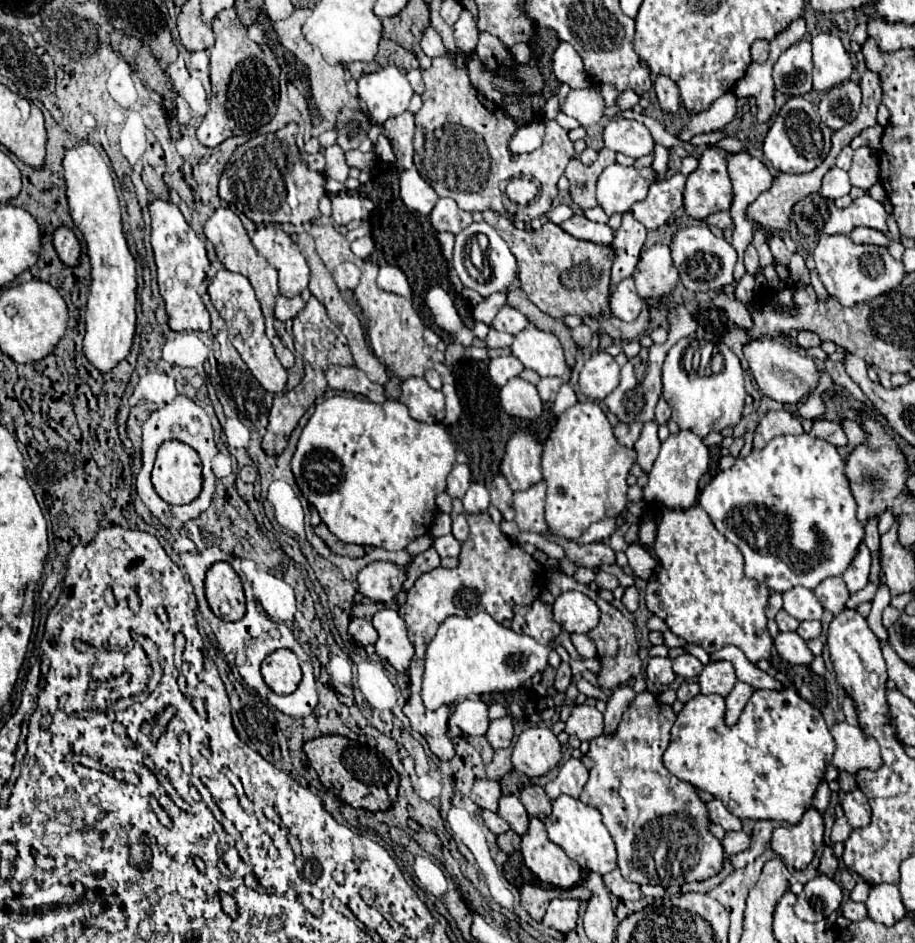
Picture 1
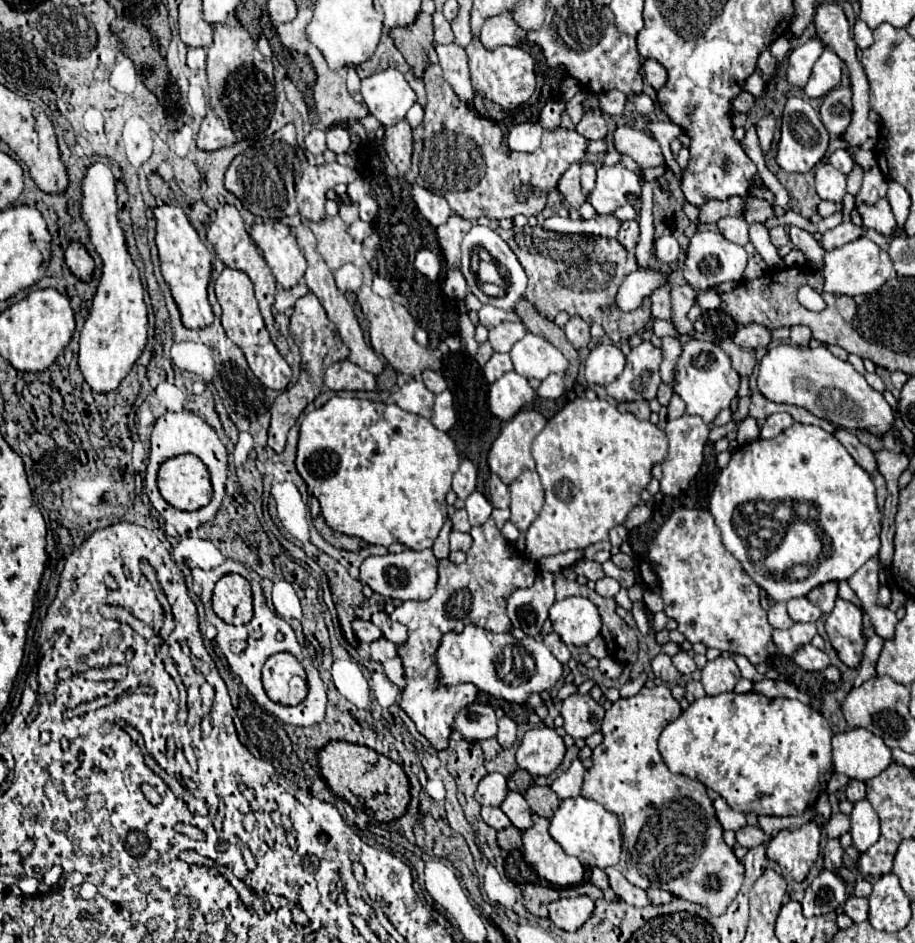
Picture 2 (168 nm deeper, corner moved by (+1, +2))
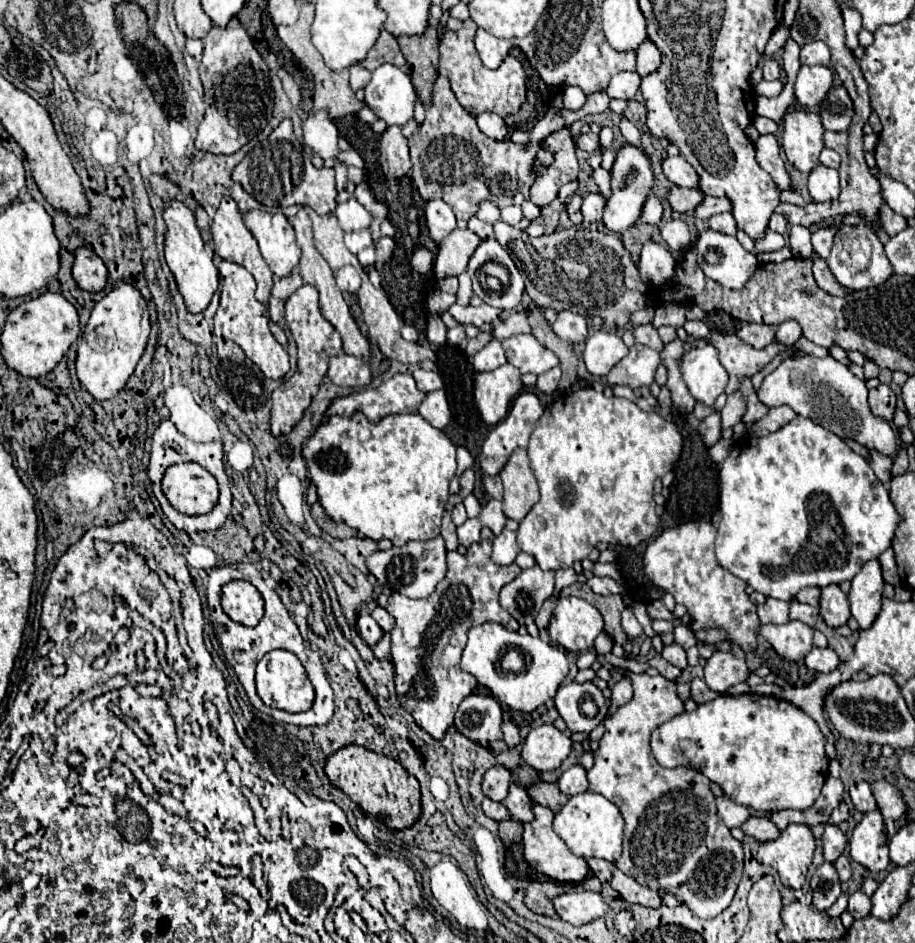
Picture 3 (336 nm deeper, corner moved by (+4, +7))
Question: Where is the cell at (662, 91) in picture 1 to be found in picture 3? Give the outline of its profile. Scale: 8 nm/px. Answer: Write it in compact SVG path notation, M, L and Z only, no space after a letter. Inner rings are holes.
M643 42L637 50L637 72L639 76L647 76L651 72L655 72L661 64L661 52L657 50L657 46L653 42Z

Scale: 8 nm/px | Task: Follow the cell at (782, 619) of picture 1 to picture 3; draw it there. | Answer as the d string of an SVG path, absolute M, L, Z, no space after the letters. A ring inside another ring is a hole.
M767 598L757 606L757 616L761 624L787 624L789 622L789 602Z

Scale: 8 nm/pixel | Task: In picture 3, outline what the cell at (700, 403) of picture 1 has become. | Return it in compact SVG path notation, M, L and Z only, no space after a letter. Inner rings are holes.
M711 344L701 350L689 350L683 358L681 374L691 396L707 406L713 406L729 380L727 370L719 362L717 348Z

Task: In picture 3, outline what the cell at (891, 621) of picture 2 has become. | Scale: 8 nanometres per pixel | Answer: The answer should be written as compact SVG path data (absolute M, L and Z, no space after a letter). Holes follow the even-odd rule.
M879 560L867 562L851 584L853 586L848 593L851 616L857 618L861 628L869 628L881 608L883 576Z

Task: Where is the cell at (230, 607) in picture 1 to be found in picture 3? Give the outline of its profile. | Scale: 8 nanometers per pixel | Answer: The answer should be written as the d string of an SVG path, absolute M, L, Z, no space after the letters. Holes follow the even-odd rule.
M231 580L225 584L221 604L225 614L243 626L257 626L265 612L263 596L247 580Z

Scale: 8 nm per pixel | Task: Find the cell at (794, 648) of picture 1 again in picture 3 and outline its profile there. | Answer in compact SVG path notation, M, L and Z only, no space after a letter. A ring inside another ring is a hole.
M813 648L805 656L805 666L815 672L833 672L839 664L841 660L831 648Z

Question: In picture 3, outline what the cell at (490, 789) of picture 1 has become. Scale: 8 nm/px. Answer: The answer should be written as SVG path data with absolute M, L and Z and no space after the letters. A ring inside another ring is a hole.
M493 766L483 776L483 792L491 800L505 800L507 788L511 784L511 772L505 766Z

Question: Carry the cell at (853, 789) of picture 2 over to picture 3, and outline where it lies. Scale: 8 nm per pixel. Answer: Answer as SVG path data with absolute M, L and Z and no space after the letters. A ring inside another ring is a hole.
M857 782L857 784L849 790L849 794L851 794L851 800L853 800L855 808L857 808L861 814L877 810L877 802L875 802L875 798L873 798L871 788L869 788L867 782Z

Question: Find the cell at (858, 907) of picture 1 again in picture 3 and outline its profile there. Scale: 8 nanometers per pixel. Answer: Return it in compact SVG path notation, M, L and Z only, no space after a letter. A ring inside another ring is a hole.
M861 890L853 892L849 896L849 908L847 910L851 912L851 916L855 920L861 920L861 918L869 916L869 912L871 912L871 898L865 892L861 892Z

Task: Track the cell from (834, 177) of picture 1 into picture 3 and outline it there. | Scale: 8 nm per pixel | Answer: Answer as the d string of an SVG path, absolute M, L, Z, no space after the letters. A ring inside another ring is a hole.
M819 164L809 174L809 194L813 202L835 200L839 196L839 172Z

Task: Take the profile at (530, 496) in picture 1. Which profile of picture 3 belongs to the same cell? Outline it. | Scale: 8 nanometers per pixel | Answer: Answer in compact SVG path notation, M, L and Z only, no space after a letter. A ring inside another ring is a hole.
M517 448L499 472L505 488L503 512L507 518L521 522L539 500L539 486L533 476L527 450Z

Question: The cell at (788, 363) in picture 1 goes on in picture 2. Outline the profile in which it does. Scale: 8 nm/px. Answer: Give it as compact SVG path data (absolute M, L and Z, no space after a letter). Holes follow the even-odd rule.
M792 343L770 347L758 363L758 389L766 399L774 403L804 407L812 415L844 429L858 427L870 429L872 433L884 433L890 431L890 425L894 421L892 407L884 399L884 395L872 389L850 363L836 359L826 347L810 349Z

